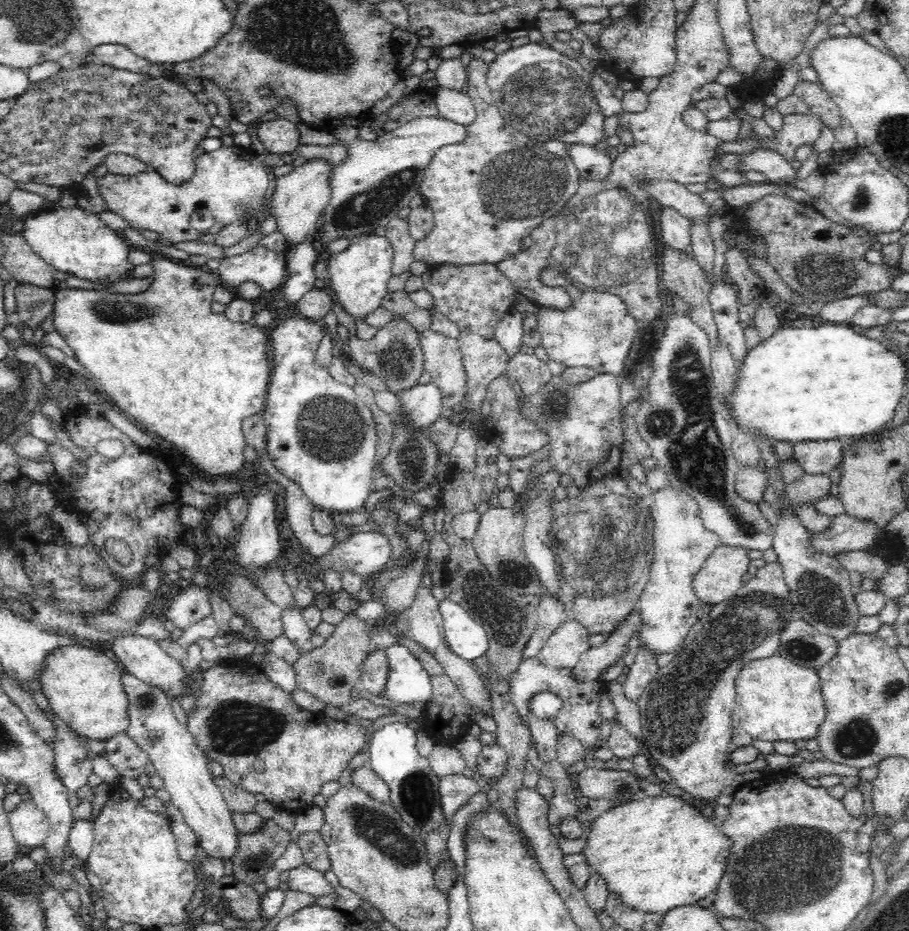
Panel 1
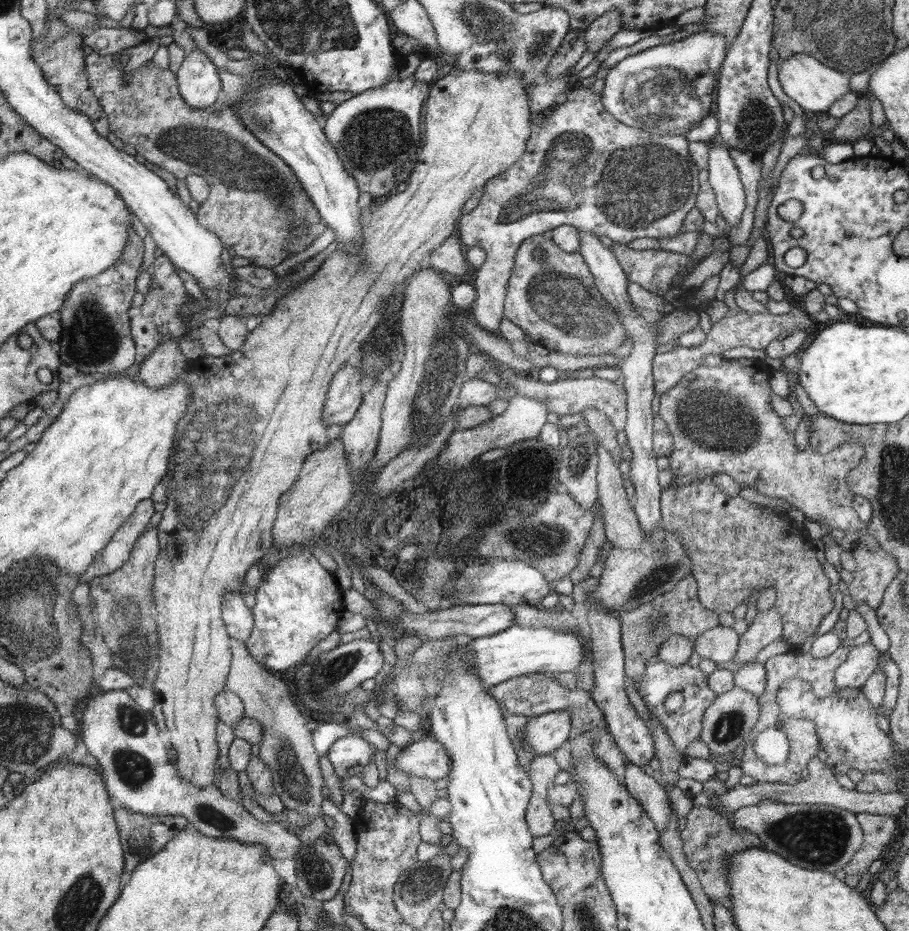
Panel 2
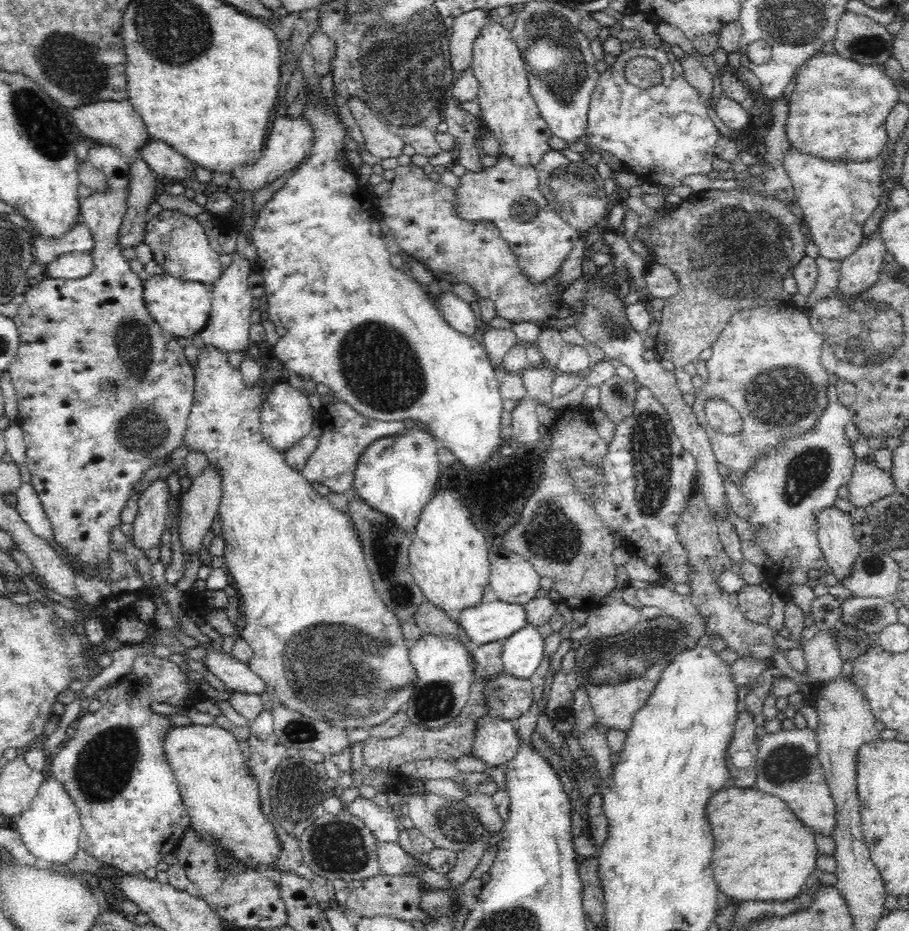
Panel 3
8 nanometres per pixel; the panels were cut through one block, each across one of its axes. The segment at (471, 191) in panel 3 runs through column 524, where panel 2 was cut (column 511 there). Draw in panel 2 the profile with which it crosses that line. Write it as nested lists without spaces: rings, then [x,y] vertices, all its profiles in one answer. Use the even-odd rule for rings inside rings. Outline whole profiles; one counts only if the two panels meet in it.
[[[575,83],[568,90],[568,100],[564,104],[552,107],[545,112],[543,122],[532,125],[532,136],[522,158],[496,180],[486,183],[479,205],[460,216],[461,242],[468,247],[480,246],[487,254],[472,282],[478,294],[467,313],[480,328],[498,335],[501,320],[506,317],[507,291],[519,247],[531,236],[549,235],[558,226],[570,225],[597,237],[608,236],[617,243],[630,243],[645,236],[662,238],[684,233],[684,220],[698,202],[699,169],[685,135],[654,135],[632,128],[606,110],[602,95],[593,94],[590,87]]]

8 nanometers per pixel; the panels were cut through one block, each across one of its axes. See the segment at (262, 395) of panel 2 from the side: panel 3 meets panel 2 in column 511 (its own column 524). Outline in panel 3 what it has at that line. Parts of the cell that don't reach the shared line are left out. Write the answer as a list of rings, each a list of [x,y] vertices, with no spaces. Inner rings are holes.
[[[492,20],[486,24],[473,44],[474,76],[480,82],[477,102],[482,110],[484,128],[500,144],[500,154],[507,156],[515,166],[536,166],[550,151],[552,131],[542,118],[538,105],[529,92],[529,81],[516,43],[510,30]]]

